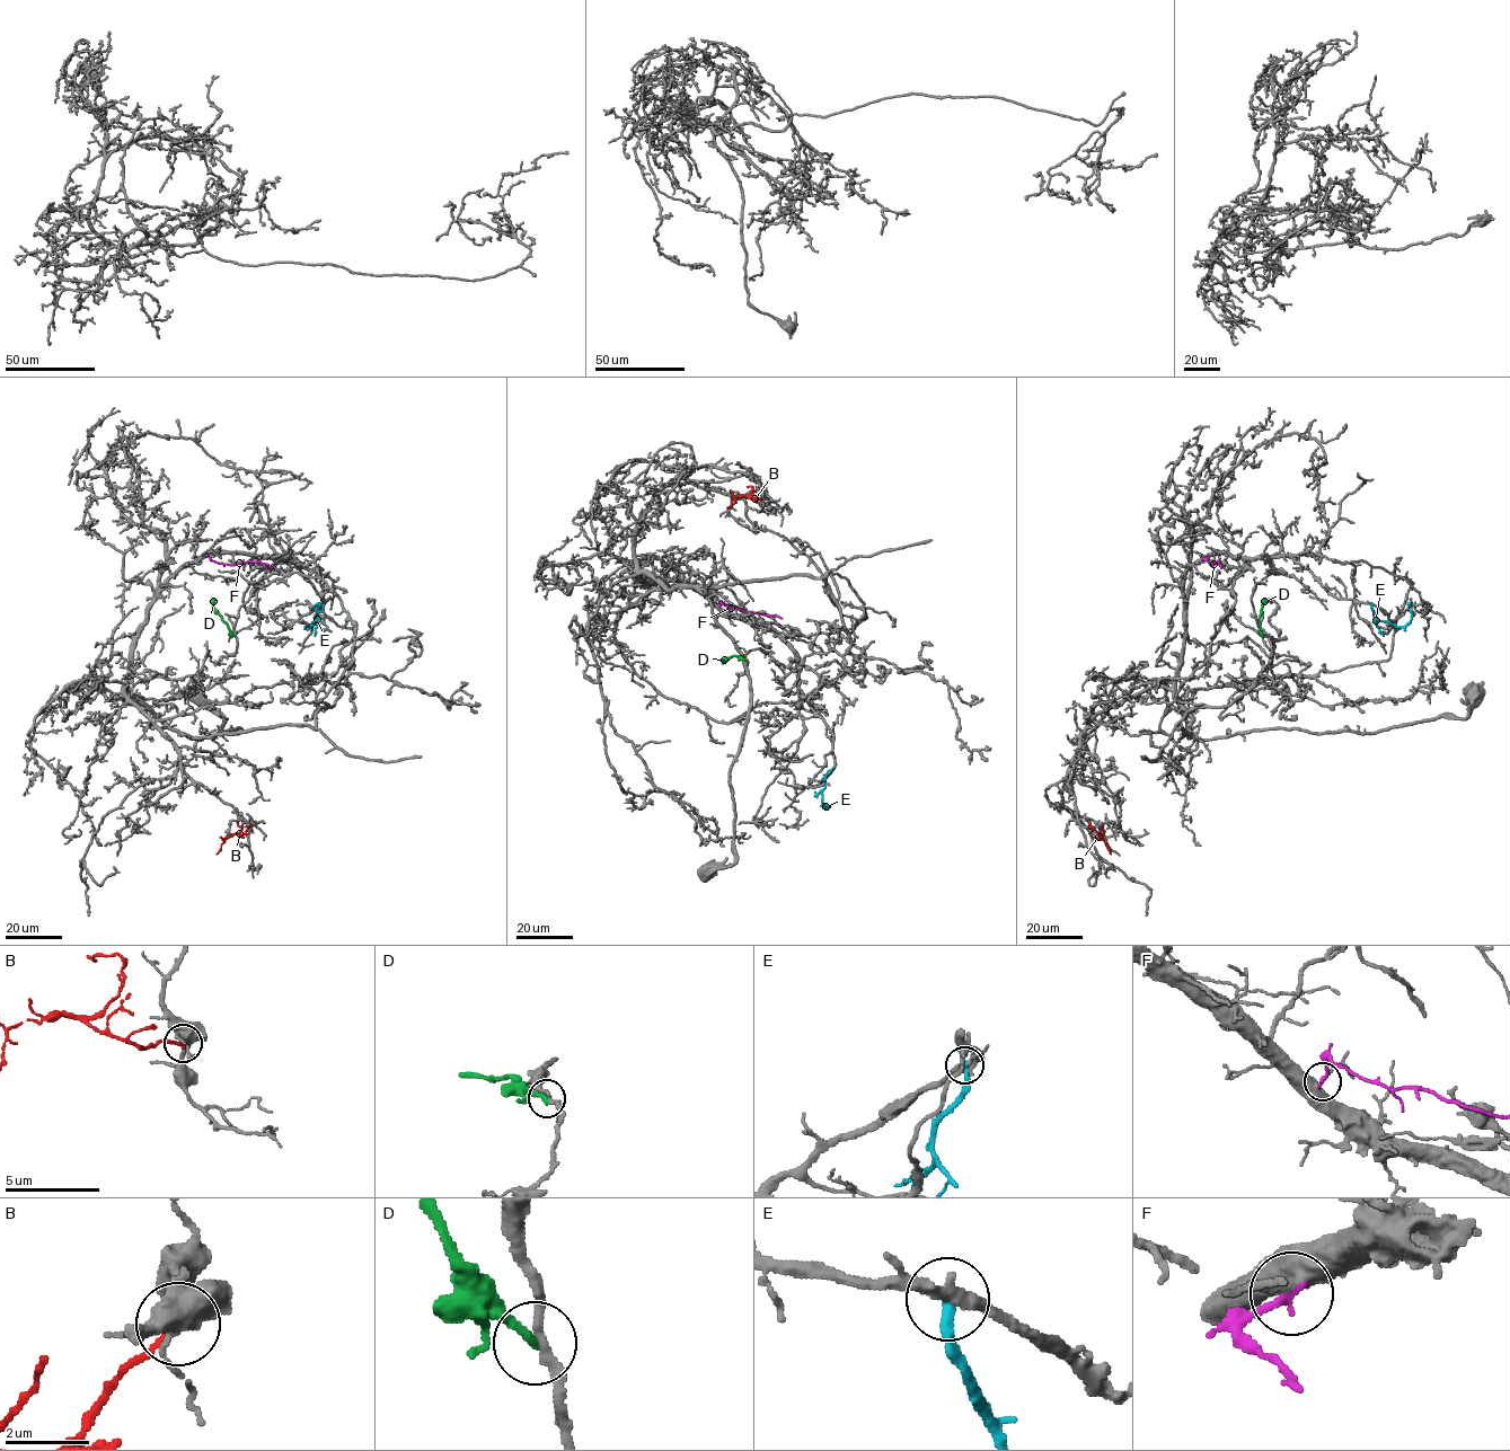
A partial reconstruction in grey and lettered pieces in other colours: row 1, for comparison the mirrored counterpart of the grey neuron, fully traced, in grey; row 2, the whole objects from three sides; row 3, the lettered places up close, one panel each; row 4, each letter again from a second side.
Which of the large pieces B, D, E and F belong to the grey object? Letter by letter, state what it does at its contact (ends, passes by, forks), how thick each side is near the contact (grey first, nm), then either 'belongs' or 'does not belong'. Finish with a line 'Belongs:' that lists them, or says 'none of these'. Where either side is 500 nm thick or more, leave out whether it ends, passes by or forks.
B: it ends | 400/190 nm | does not belong
D: it ends | 240/240 nm | does not belong
E: it ends | 320/280 nm | does not belong
F: it ends | 340/200 nm | does not belong
Belongs: none of these

